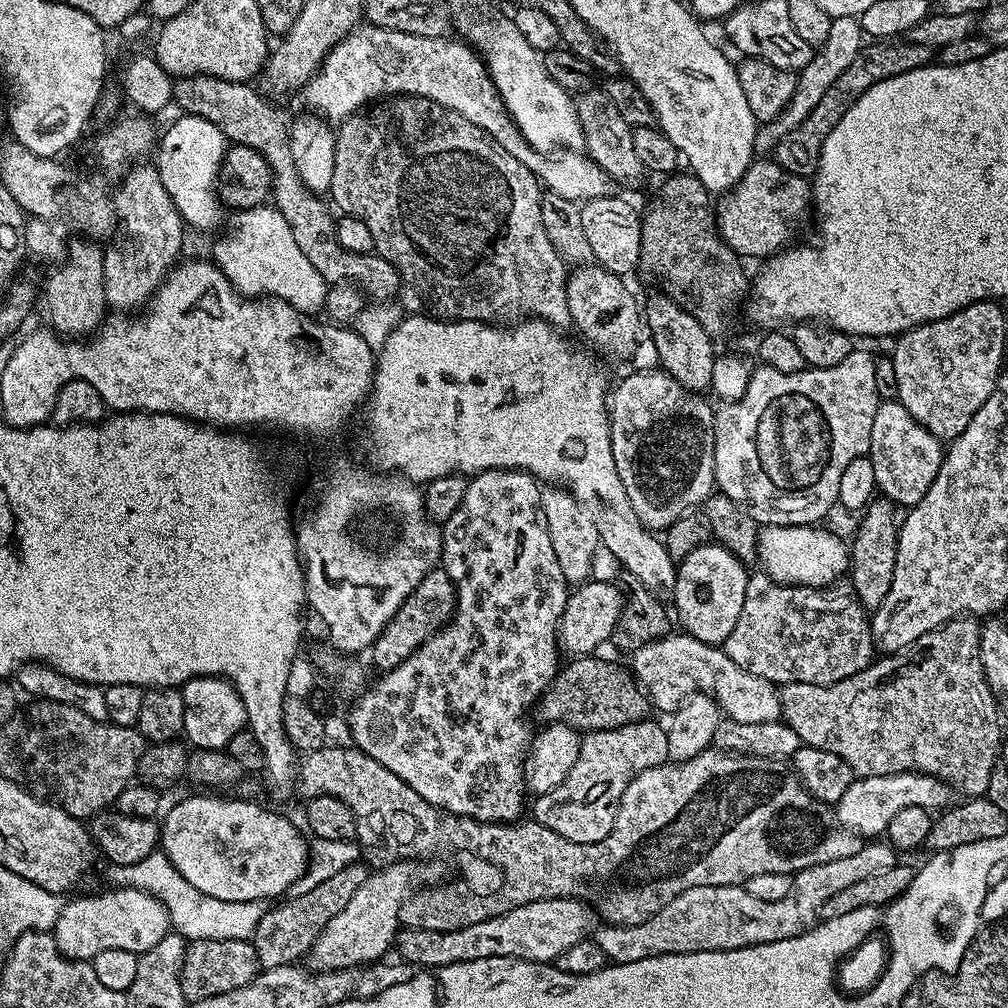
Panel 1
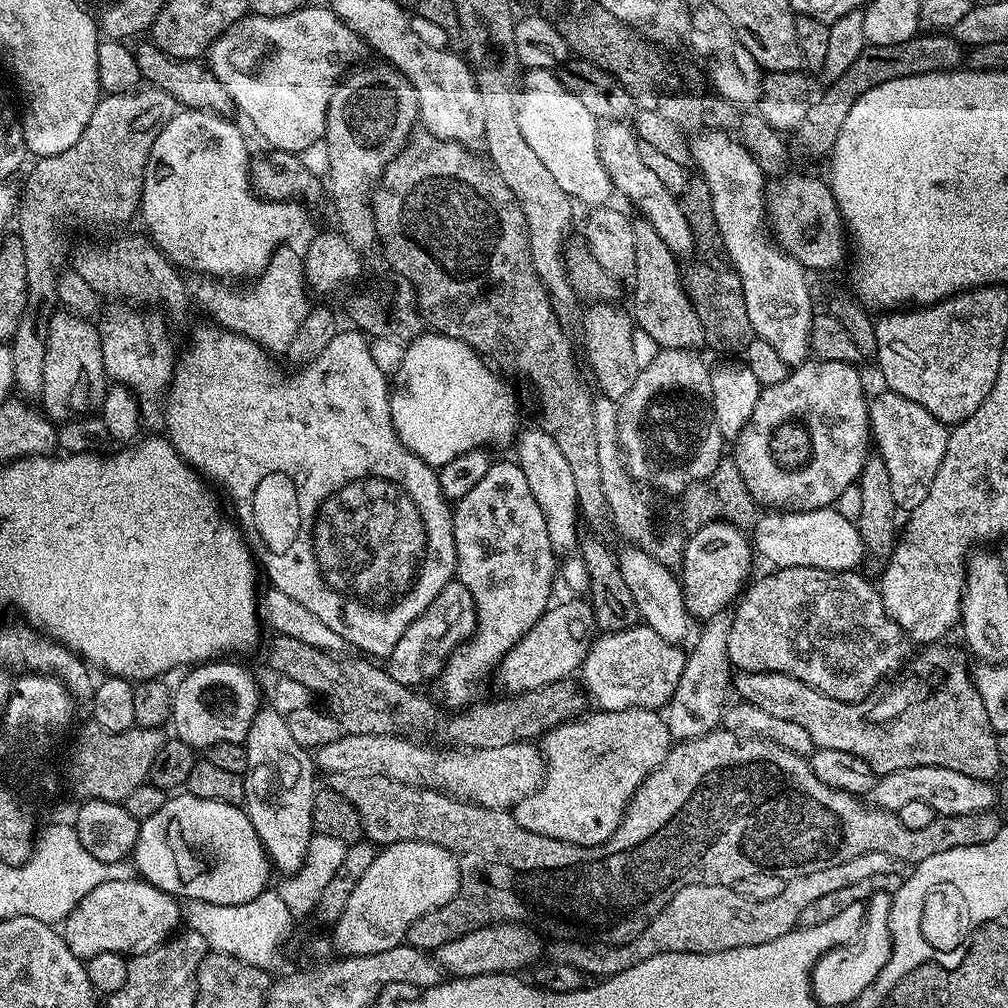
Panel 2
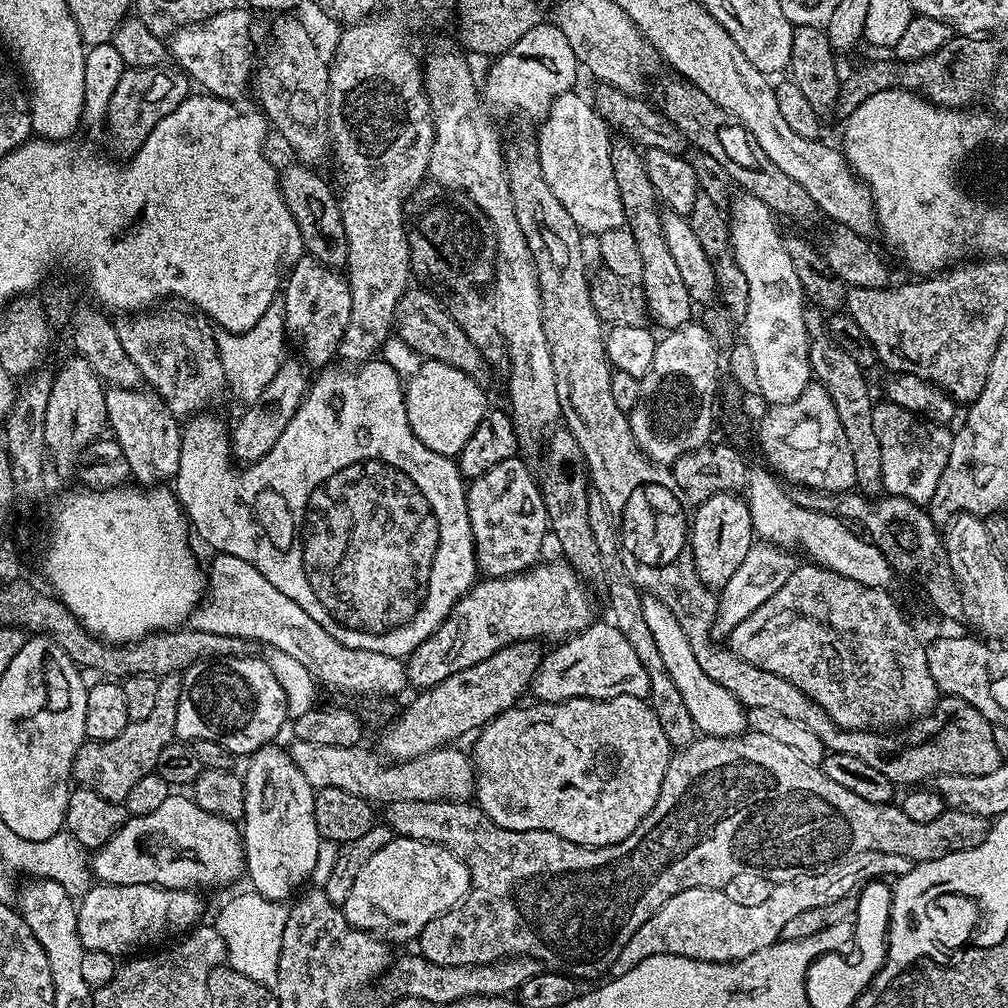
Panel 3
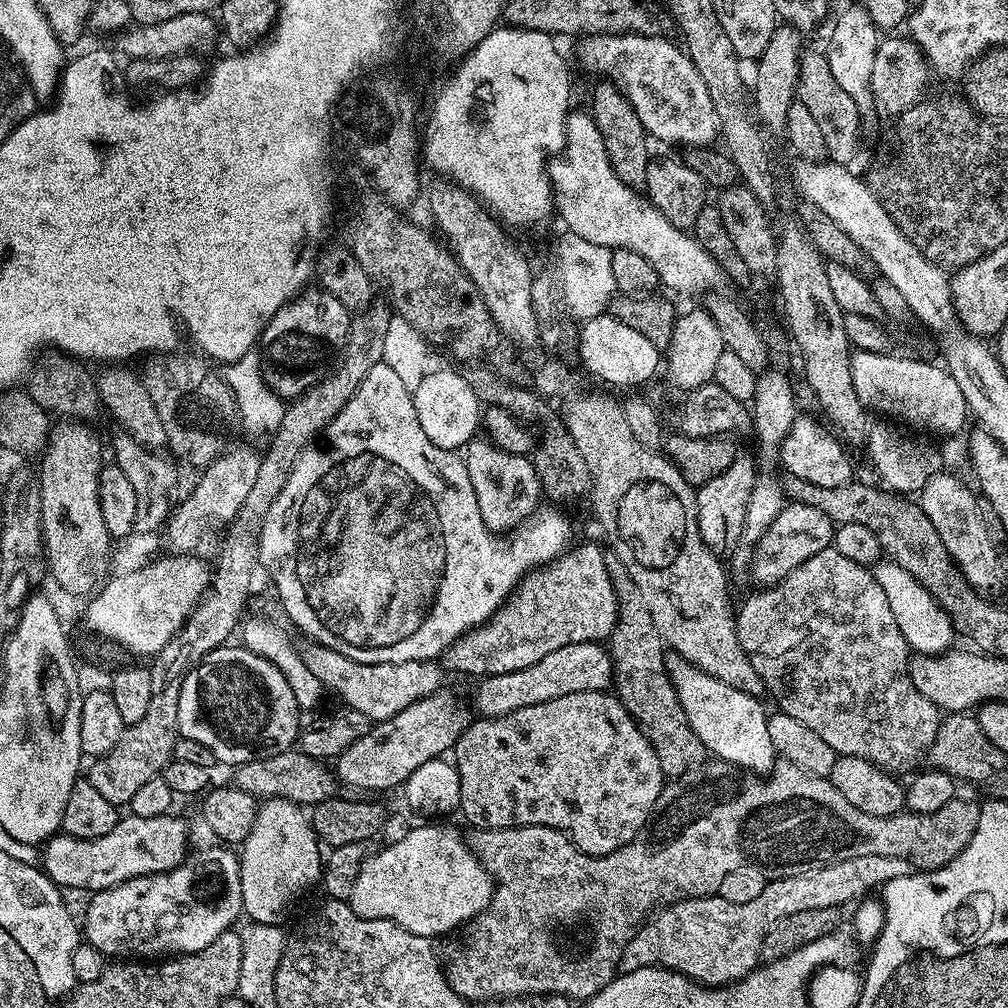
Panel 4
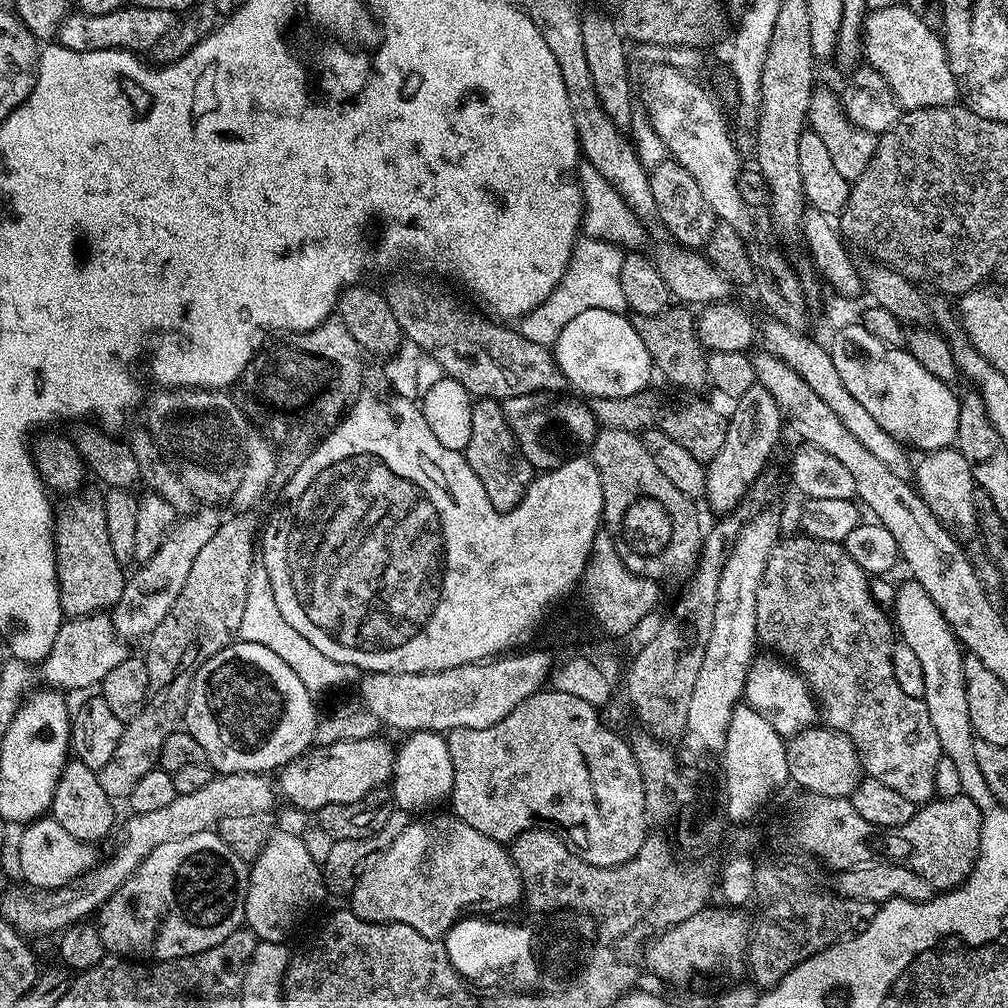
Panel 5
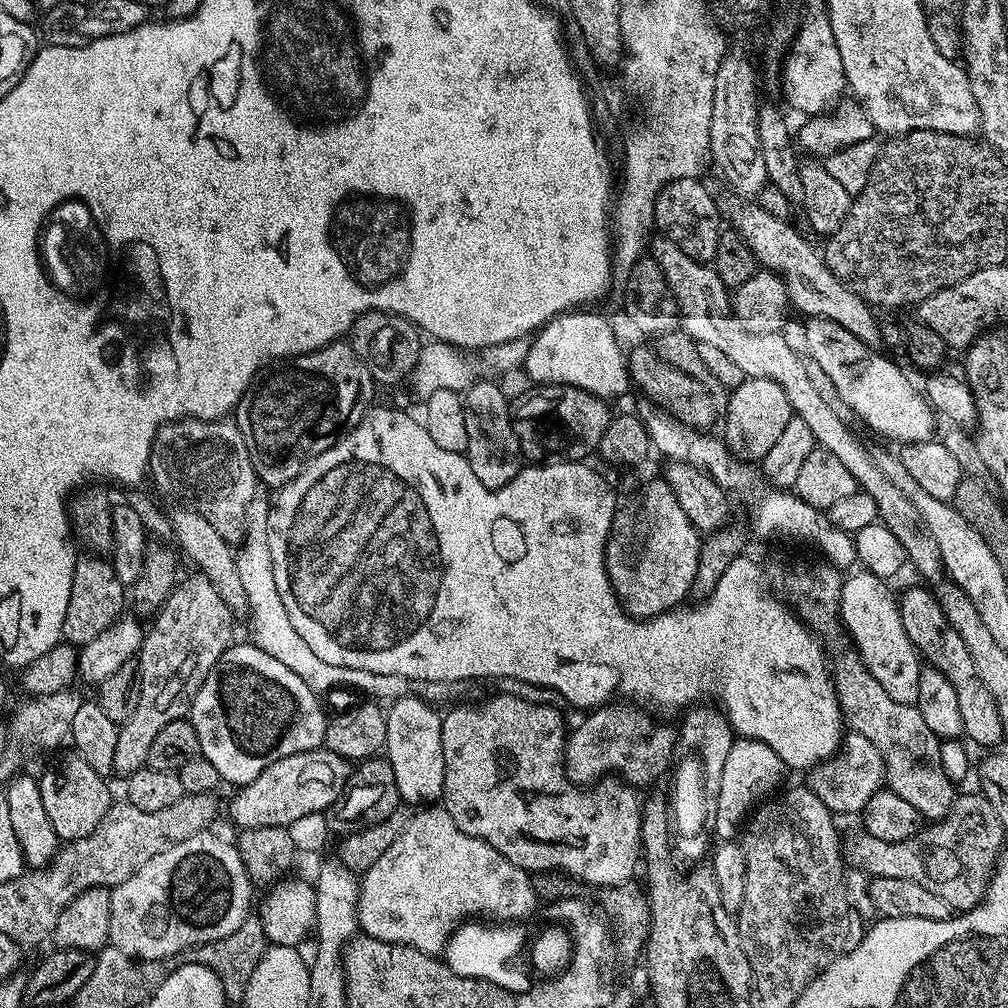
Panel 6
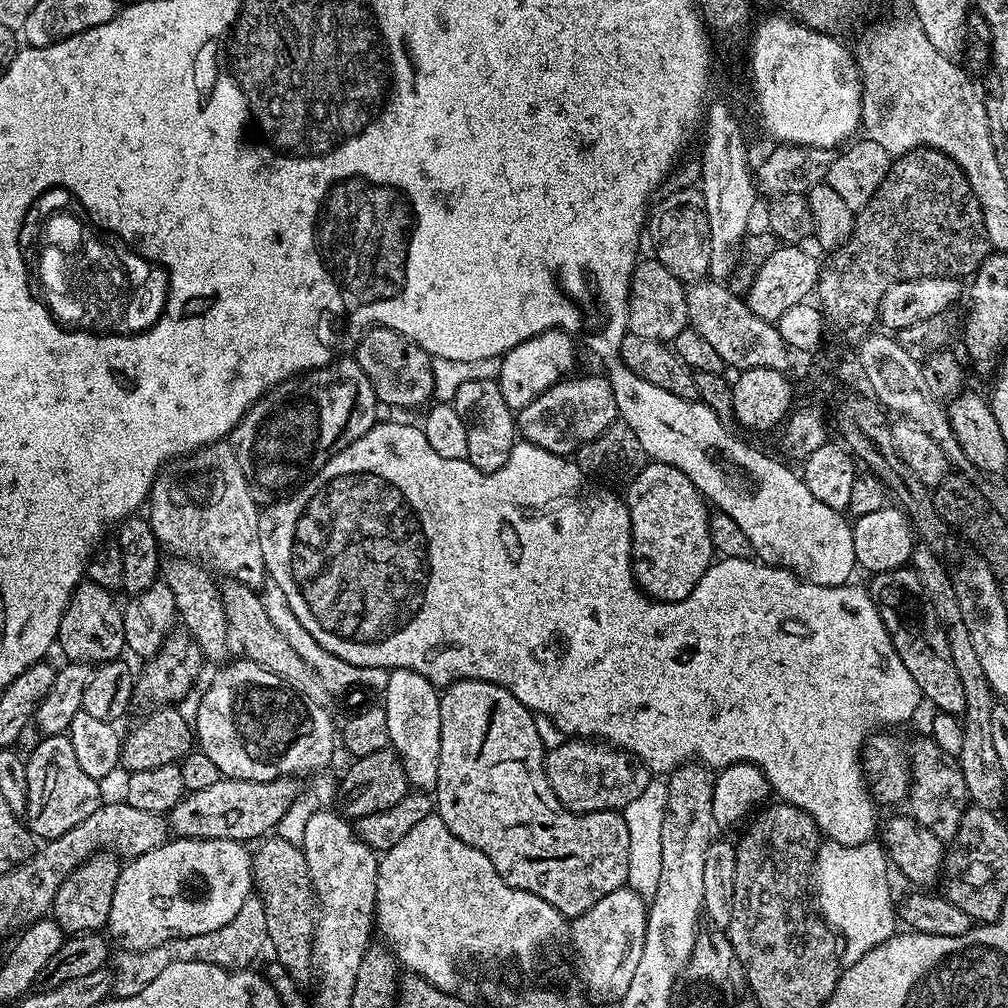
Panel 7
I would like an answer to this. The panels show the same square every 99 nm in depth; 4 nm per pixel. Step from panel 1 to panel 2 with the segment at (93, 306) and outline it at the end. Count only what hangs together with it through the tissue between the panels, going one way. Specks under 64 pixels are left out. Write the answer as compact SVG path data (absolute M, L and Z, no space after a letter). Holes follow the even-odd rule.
M60 310L60 313L53 315L48 321L46 335L46 366L42 370L42 390L39 399L44 400L42 411L49 420L63 422L77 416L86 416L103 409L104 396L110 387L109 377L104 370L104 355L100 345L100 331L91 319L69 314Z

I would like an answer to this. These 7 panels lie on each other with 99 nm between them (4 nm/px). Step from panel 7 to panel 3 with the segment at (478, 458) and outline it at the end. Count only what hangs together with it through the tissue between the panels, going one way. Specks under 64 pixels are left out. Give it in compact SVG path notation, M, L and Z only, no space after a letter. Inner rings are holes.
M520 458L498 462L486 474L467 485L468 517L470 530L476 547L476 566L485 577L503 578L514 576L518 572L526 572L541 559L540 547L544 544L544 536L549 535L548 507L544 504L544 495L540 492L537 477L520 461Z

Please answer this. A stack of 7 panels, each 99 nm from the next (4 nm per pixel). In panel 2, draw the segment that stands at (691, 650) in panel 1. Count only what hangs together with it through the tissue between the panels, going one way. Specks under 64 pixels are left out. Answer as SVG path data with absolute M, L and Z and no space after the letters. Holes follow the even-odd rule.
M640 622L634 628L606 632L593 639L578 676L584 679L582 688L597 709L605 712L627 708L651 708L660 710L682 678L686 652L673 641L662 638L653 628Z

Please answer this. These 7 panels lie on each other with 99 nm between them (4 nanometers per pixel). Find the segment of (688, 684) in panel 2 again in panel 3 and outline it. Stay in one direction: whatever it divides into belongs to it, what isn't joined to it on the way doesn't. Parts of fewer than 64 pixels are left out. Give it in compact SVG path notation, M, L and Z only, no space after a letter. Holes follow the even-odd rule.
M753 542L750 550L746 550L746 558L742 558L738 570L724 583L724 587L719 589L718 601L716 603L716 626L715 635L720 638L731 637L732 631L766 598L774 598L782 586L786 586L786 578L798 567L798 560L791 556L787 547L770 544L767 542Z

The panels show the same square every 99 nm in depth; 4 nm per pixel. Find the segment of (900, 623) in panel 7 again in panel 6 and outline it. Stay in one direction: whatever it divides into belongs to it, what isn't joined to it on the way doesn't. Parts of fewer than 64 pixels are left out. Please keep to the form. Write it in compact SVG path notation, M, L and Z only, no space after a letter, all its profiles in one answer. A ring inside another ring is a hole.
M908 588L904 593L899 593L898 605L902 626L917 653L931 667L941 672L954 688L954 694L958 696L958 711L962 714L964 736L973 745L976 743L988 748L984 750L995 749L992 747L1005 739L1002 734L1002 718L998 718L998 706L990 690L986 690L982 678L978 678L978 670L974 670L974 658L970 658L970 650L966 650L966 642L962 642L958 630L950 626L935 595L924 588Z

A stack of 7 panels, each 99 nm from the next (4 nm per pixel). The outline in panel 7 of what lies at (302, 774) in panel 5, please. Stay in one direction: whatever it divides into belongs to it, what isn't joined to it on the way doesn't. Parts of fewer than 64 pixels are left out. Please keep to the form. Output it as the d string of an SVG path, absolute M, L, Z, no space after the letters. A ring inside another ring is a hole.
M223 778L206 790L189 792L172 807L170 828L185 840L259 841L277 827L298 795L297 781L292 778L254 782Z

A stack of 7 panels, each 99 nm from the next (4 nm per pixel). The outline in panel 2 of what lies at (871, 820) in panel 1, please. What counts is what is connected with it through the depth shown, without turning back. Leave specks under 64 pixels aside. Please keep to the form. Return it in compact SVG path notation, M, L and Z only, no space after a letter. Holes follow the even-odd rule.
M910 766L906 770L883 773L872 788L870 800L875 807L897 814L910 802L926 802L936 815L953 816L995 809L998 788L991 780L970 778L970 774L958 774L958 770L946 770L946 766Z

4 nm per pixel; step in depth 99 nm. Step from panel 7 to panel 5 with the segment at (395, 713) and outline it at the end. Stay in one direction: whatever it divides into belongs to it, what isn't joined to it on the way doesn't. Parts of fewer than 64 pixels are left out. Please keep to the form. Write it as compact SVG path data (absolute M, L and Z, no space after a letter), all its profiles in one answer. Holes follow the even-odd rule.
M424 729L409 733L396 750L396 764L393 768L393 803L410 814L426 814L432 807L444 803L453 790L453 763L447 739L436 732Z

